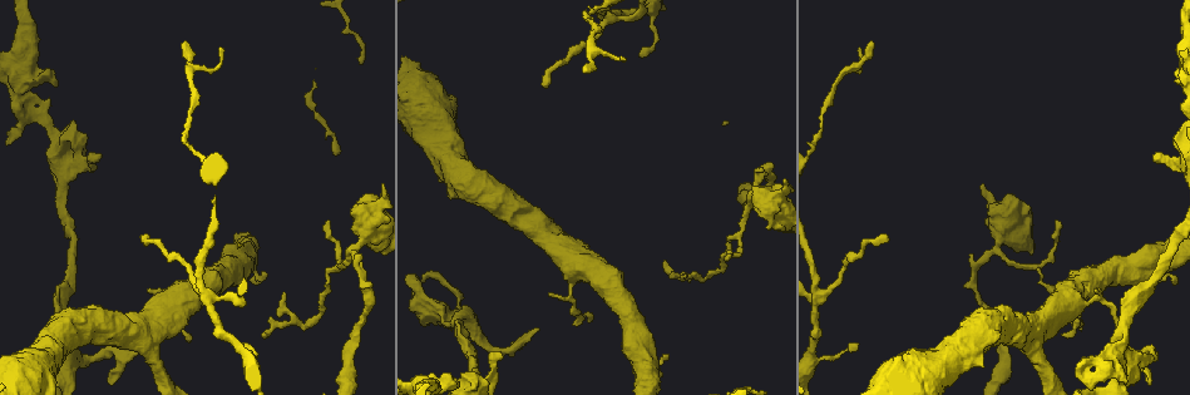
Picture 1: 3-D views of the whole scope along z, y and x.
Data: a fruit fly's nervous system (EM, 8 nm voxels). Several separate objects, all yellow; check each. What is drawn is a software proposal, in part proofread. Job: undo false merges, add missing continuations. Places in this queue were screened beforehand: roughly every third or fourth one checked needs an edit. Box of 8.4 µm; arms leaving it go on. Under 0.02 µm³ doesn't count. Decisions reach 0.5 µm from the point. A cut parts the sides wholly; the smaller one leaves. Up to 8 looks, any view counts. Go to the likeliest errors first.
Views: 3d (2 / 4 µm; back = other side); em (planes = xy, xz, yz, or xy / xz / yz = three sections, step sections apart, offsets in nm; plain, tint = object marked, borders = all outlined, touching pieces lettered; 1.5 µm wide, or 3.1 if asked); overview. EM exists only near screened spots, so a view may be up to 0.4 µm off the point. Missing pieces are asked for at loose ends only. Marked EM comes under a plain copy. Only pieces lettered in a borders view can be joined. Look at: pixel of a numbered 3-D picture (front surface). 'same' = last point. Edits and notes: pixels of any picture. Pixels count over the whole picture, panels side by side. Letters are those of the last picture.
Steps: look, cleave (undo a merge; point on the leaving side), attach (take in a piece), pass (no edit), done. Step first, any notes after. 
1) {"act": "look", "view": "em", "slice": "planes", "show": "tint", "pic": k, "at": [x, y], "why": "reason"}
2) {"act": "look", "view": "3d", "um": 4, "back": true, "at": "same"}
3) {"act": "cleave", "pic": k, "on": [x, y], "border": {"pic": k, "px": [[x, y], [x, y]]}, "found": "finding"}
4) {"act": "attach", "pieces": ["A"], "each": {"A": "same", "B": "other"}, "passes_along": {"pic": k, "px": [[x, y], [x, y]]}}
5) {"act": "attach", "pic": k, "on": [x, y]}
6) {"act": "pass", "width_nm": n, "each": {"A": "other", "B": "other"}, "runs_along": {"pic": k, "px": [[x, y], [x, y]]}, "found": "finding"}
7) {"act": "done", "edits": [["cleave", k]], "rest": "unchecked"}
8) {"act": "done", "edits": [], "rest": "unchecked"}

{"act": "look", "view": "3d", "um": 2, "pic": 1, "at": [1153, 156], "why": "free end"}

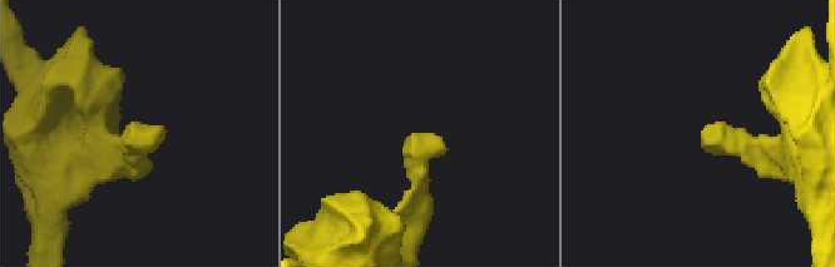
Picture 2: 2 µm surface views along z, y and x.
{"act": "look", "view": "em", "slice": "planes", "show": "borders", "pic": 2, "at": [704, 129]}

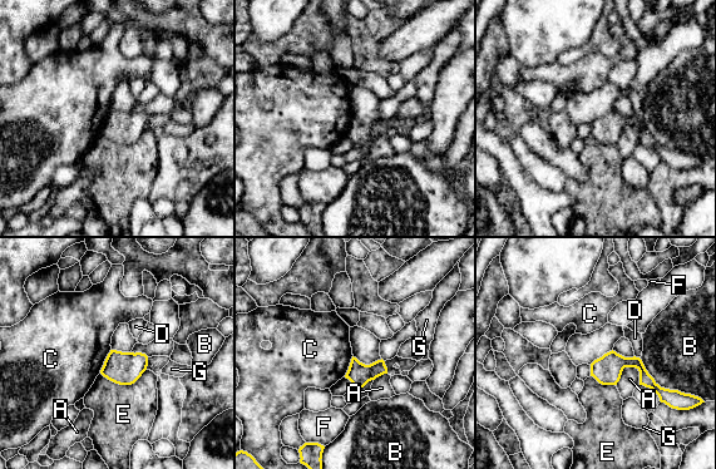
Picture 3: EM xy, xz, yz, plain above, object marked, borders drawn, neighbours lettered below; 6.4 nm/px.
{"act": "pass", "longest_contact_nm": ["B", 320], "each": {"A": "other", "B": "other", "C": "other", "D": "other", "E": "other", "F": "other", "G": "other"}, "border": {"pic": 3, "px": [[110, 349], [99, 373]]}, "found": "none of them fits"}

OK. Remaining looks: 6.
{"act": "look", "view": "em", "slice": "xz", "step": 8, "show": "borders", "pic": 1, "at": [219, 46], "why": "thin end"}

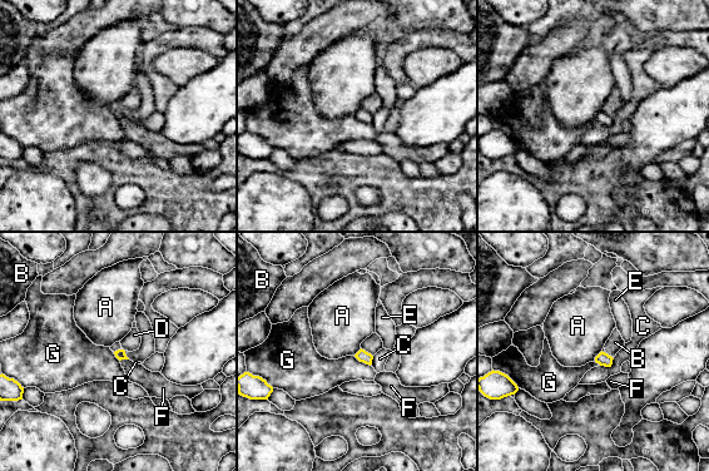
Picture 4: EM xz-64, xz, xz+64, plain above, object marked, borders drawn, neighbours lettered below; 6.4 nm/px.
{"act": "pass", "width_nm": 70, "each": {"A": "other", "B": "other", "C": "other", "D": "other", "E": "other", "F": "other", "G": "other"}, "border": {"pic": 4, "px": [[353, 356], [370, 366]]}, "found": "no lettered piece goes on from it"}

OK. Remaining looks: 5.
{"act": "look", "view": "em", "slice": "planes", "show": "borders", "pic": 1, "at": [142, 235], "why": "free end"}

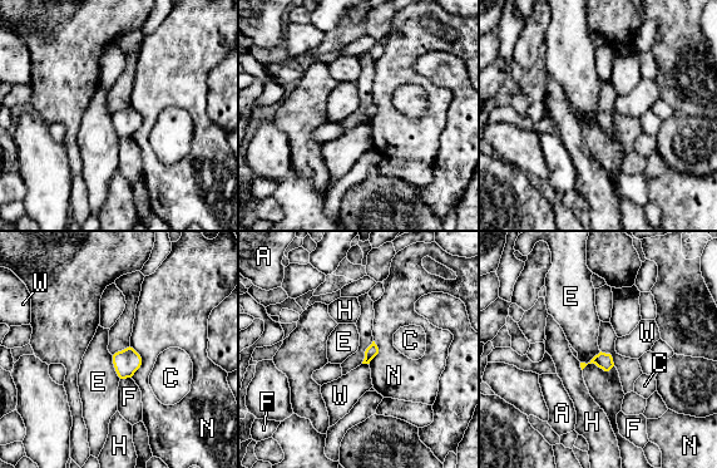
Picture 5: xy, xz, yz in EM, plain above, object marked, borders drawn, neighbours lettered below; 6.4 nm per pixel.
{"act": "pass", "longest_contact_nm": ["E", 220], "each": {"A": "other", "C": "other", "E": "other", "F": "other", "H": "other", "N": "other", "W": "other"}, "border": {"pic": 5, "px": [[580, 361], [604, 370], [613, 366]]}, "found": "no lettered piece goes on from it"}

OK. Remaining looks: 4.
{"act": "done", "edits": [], "rest": "unchecked"}

